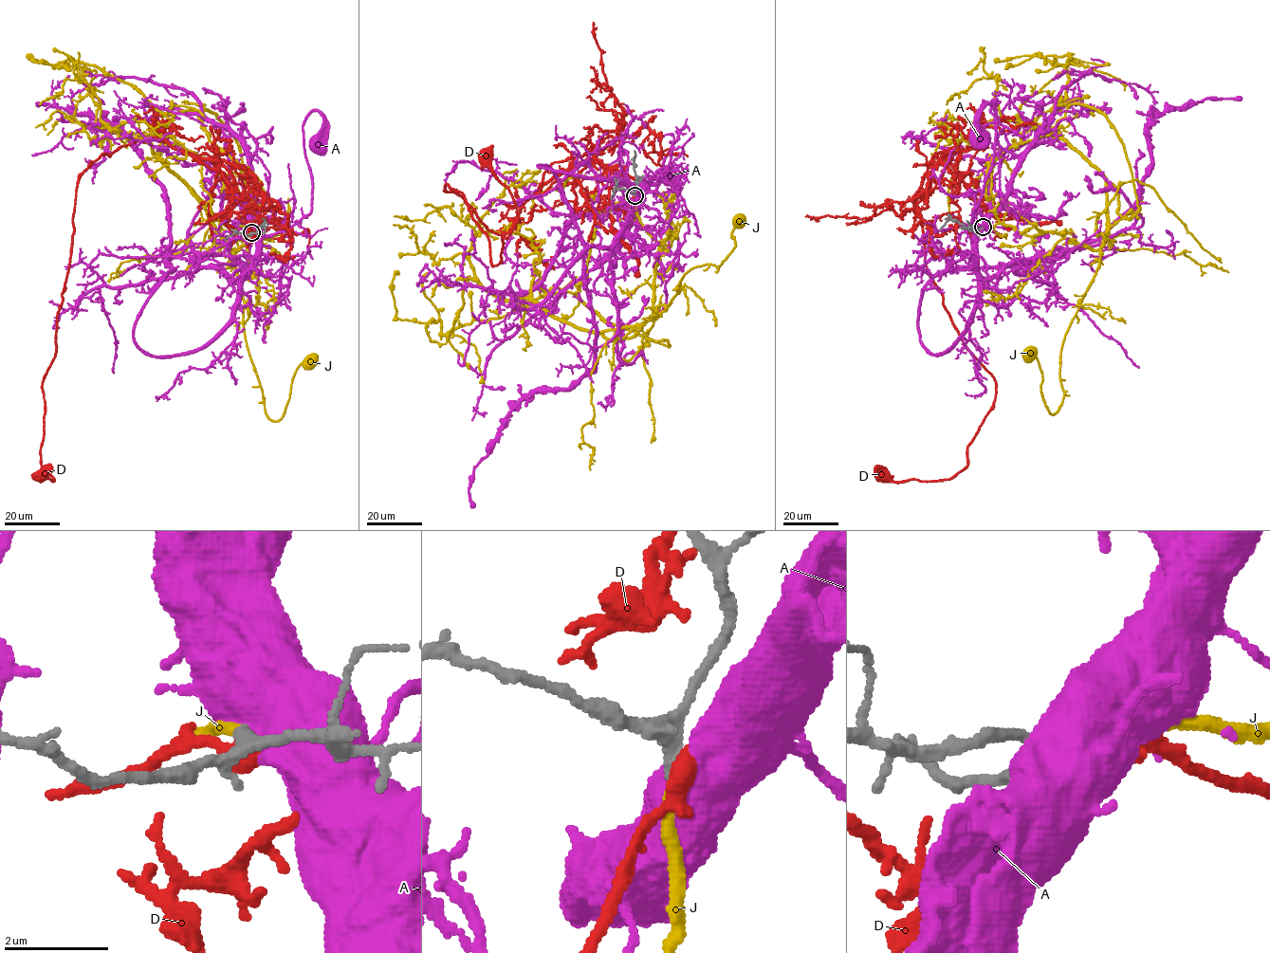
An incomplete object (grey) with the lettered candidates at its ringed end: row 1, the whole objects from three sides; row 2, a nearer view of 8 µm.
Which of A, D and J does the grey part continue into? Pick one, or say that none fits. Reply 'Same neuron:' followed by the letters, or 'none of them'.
Same neuron: J

